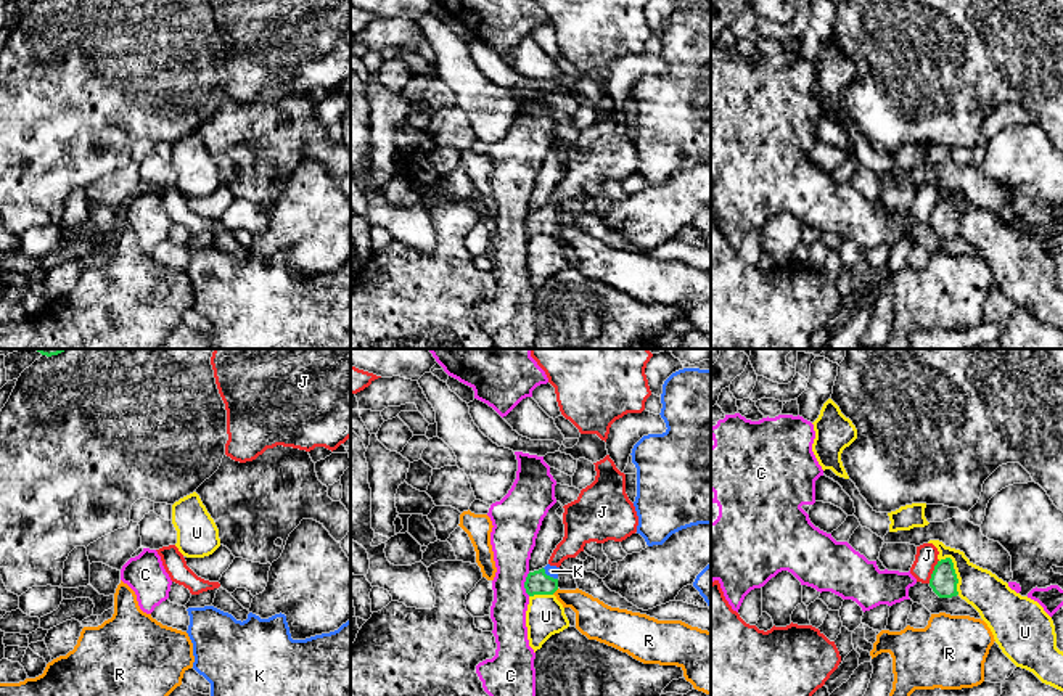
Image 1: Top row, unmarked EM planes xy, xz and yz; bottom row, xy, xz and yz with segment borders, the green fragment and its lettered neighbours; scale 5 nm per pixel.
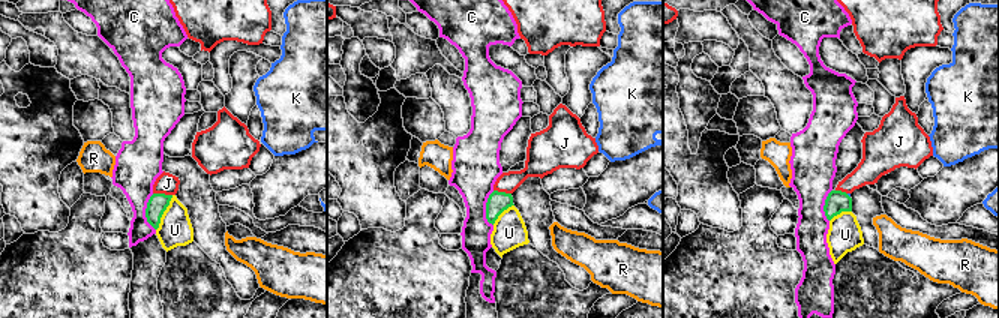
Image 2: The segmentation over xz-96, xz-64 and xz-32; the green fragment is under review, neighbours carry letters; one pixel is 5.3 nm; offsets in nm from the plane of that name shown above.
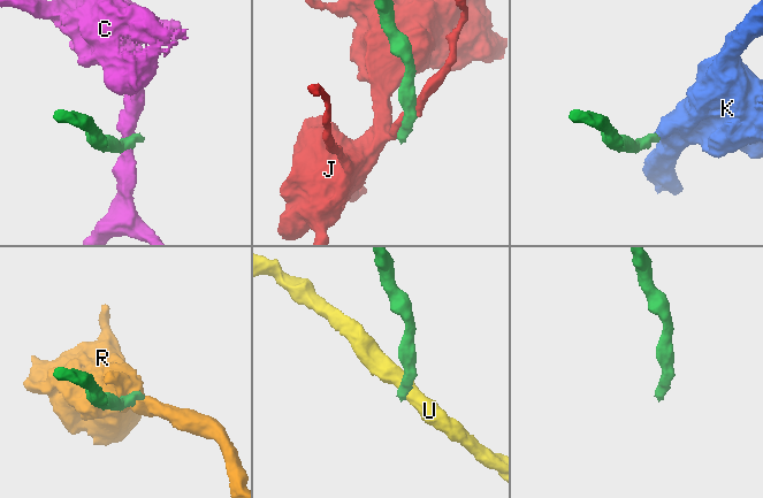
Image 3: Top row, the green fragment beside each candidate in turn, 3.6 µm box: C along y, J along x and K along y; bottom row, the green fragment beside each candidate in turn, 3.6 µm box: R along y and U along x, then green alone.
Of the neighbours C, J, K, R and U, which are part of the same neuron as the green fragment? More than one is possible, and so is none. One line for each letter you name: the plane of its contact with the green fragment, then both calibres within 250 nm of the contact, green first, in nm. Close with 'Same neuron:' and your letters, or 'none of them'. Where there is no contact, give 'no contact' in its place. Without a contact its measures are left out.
K: xz | 120/60 nm
Same neuron: K

